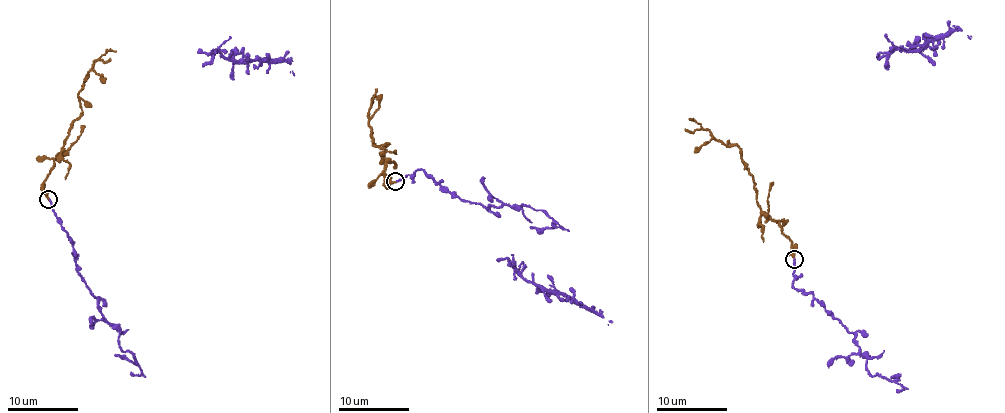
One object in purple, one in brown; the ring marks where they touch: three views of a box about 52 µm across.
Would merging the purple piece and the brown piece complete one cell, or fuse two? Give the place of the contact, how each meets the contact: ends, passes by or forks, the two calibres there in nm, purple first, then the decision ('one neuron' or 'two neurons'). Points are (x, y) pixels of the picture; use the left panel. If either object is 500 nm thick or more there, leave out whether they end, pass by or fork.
place (48, 199); purple ends; brown passes by; calibres 180 and 180 nm; one neuron

